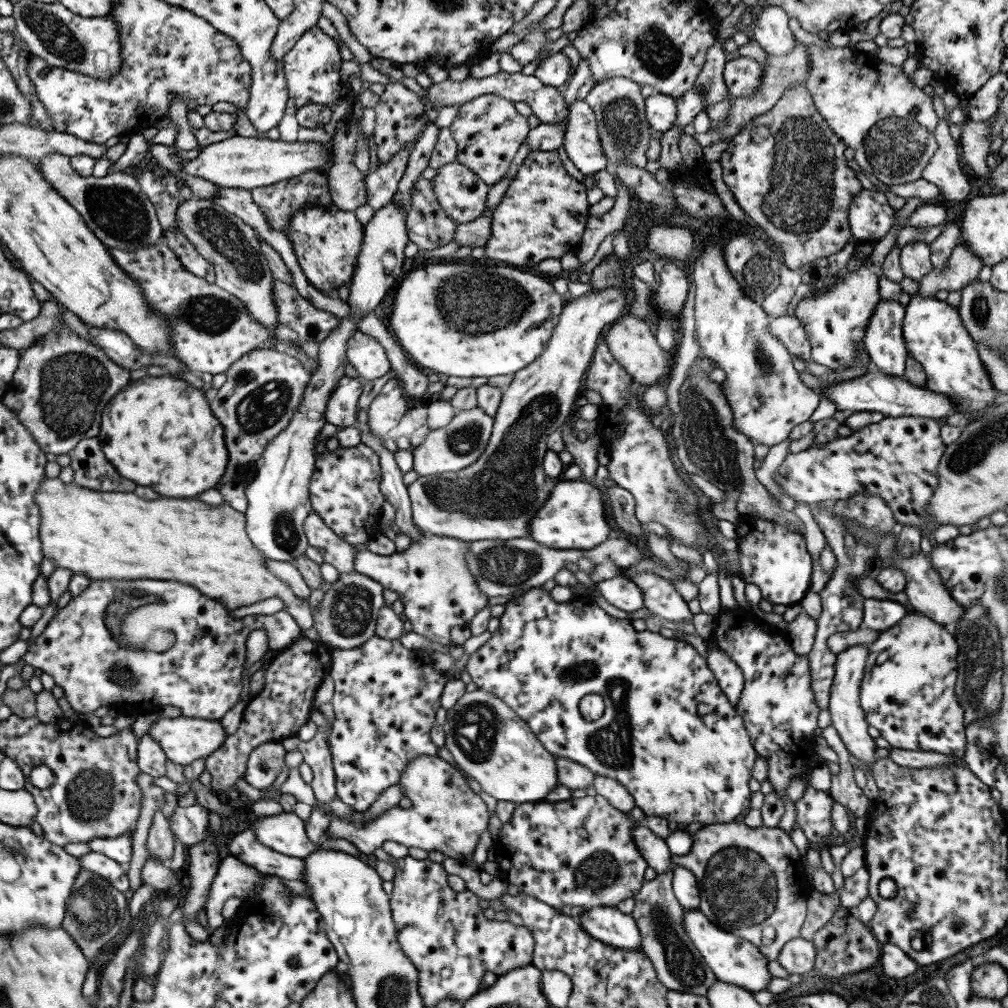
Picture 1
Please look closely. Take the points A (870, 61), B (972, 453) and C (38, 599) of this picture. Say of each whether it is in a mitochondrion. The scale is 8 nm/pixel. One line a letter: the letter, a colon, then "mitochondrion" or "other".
A: other
B: mitochondrion
C: other

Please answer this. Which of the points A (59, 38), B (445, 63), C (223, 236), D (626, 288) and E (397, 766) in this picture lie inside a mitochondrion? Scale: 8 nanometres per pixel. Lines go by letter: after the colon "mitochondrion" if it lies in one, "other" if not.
A: mitochondrion
B: other
C: mitochondrion
D: other
E: other

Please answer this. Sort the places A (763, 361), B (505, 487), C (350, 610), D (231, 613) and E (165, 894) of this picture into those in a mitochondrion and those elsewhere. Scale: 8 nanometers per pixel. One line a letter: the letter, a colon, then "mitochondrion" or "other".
A: mitochondrion
B: mitochondrion
C: mitochondrion
D: other
E: other

